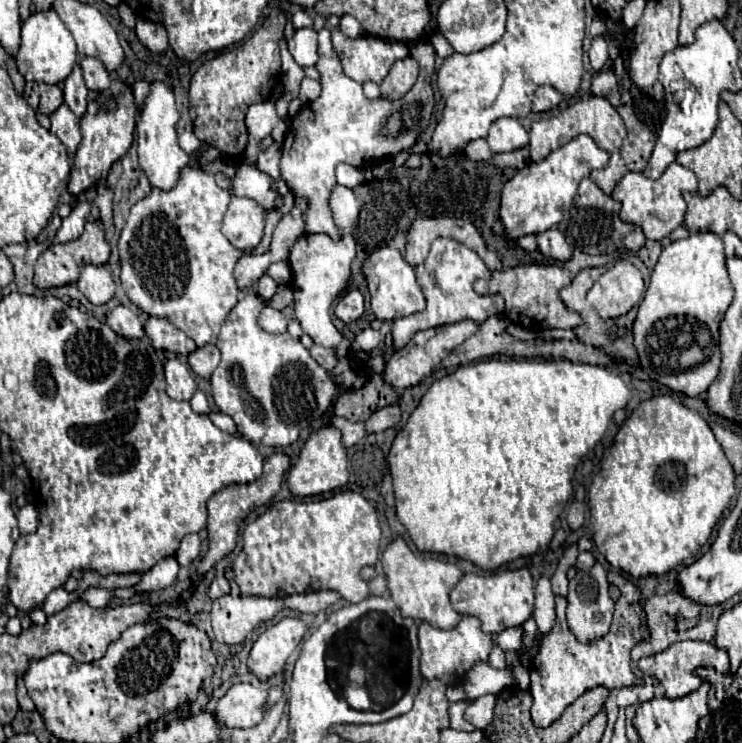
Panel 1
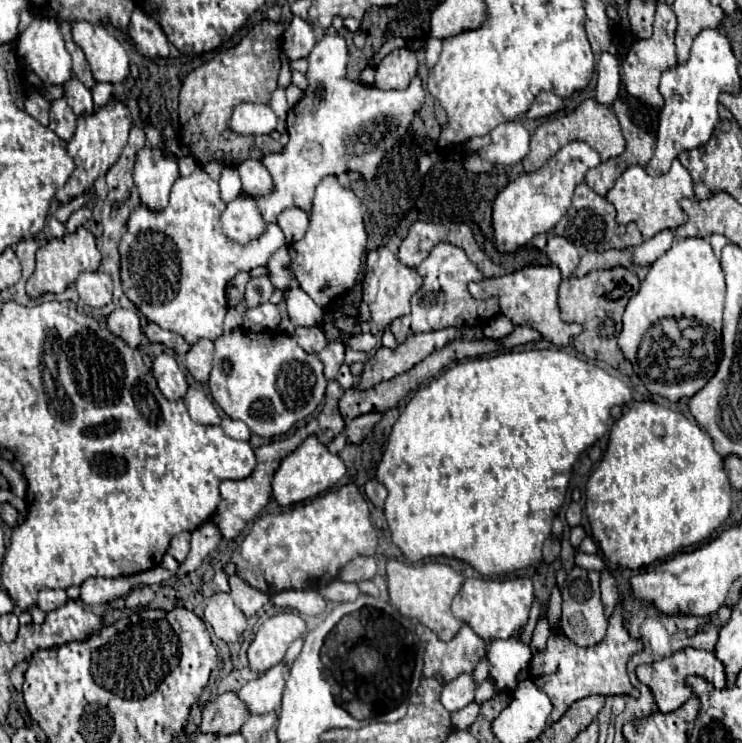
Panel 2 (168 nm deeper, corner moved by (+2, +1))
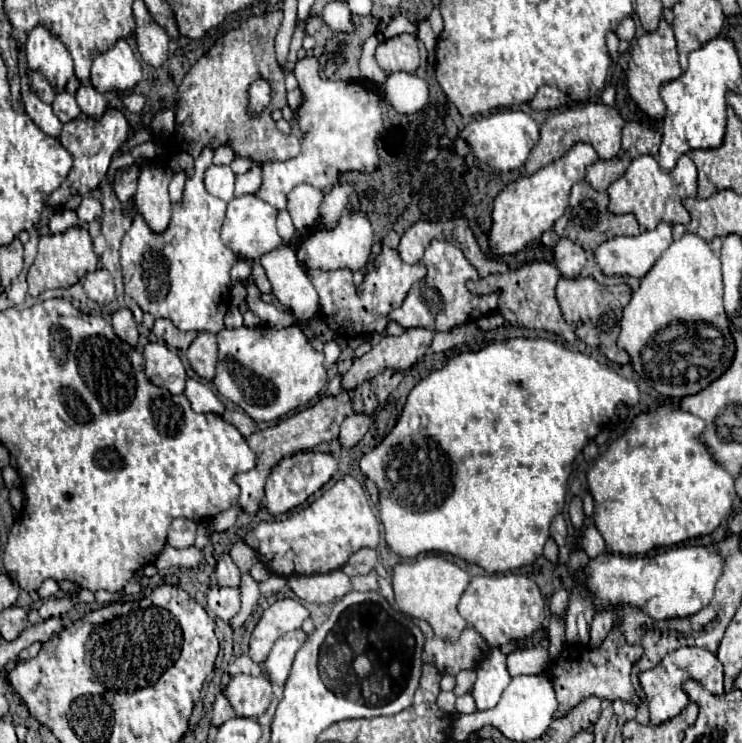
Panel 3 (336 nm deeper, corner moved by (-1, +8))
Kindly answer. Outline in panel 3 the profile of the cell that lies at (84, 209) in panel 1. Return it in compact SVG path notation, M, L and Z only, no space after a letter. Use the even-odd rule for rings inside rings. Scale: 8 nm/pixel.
M83 196L83 202L81 206L77 208L77 216L81 222L93 222L93 220L99 220L103 216L103 206L97 198L93 196Z

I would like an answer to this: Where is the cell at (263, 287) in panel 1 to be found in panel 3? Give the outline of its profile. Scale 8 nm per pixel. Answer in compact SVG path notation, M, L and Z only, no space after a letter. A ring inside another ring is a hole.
M247 284L247 306L255 316L259 316L261 323L269 328L287 328L296 323L290 312L263 302L261 292L259 288L255 288L255 284Z

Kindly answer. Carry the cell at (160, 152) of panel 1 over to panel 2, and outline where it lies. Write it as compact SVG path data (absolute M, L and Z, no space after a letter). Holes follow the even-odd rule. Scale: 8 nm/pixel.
M144 145L136 155L134 183L146 207L160 209L168 205L168 193L180 177L178 159L164 153L164 149Z

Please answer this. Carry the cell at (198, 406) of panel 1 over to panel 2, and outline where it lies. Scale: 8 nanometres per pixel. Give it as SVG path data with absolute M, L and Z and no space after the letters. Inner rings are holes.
M188 389L184 403L188 407L190 417L196 423L202 423L202 425L218 425L220 423L220 415L218 415L214 403L206 397L206 393L202 393L198 389Z

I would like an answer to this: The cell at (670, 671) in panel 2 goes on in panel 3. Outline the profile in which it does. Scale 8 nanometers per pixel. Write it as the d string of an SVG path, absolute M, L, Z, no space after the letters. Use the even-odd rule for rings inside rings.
M695 646L679 648L671 654L667 654L661 660L661 664L655 666L653 670L639 674L639 684L645 690L647 700L649 700L651 724L663 724L687 708L687 694L681 688L685 680L699 682L711 694L723 694L723 666L717 660L717 656L703 648L695 648Z

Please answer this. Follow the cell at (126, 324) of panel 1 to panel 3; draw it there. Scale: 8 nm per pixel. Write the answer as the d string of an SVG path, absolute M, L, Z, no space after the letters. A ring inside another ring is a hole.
M121 308L121 310L117 310L115 314L113 314L113 330L115 330L115 334L123 340L123 342L127 342L129 346L137 346L137 338L139 338L139 334L137 334L137 324L135 324L135 320L133 320L133 314L127 310L127 308Z

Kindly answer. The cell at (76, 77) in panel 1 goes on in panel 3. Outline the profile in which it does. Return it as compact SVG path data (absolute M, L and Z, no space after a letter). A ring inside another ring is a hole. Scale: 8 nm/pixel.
M89 82L79 86L75 98L77 98L77 104L79 104L81 112L91 116L91 118L95 118L95 120L99 120L105 114L105 110L107 110L105 96L101 92L97 92Z

